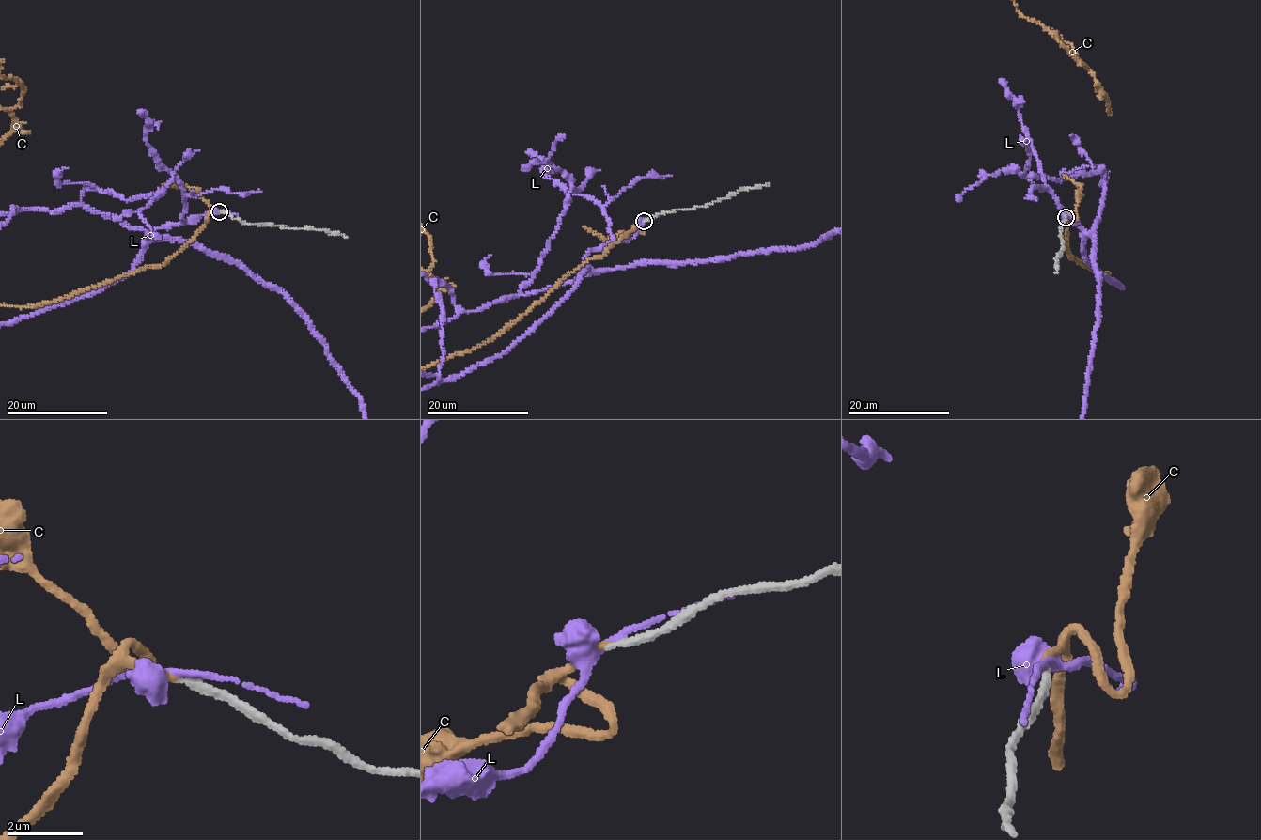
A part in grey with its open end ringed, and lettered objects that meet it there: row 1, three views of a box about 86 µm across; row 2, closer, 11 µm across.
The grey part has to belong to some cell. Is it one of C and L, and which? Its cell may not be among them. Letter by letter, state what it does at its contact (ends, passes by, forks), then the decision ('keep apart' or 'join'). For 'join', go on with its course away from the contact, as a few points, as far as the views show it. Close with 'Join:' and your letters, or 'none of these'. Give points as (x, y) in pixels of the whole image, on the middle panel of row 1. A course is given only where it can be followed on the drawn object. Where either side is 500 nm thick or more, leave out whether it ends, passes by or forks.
C: it ends; join
L: it passes by; keep apart
Join: C

